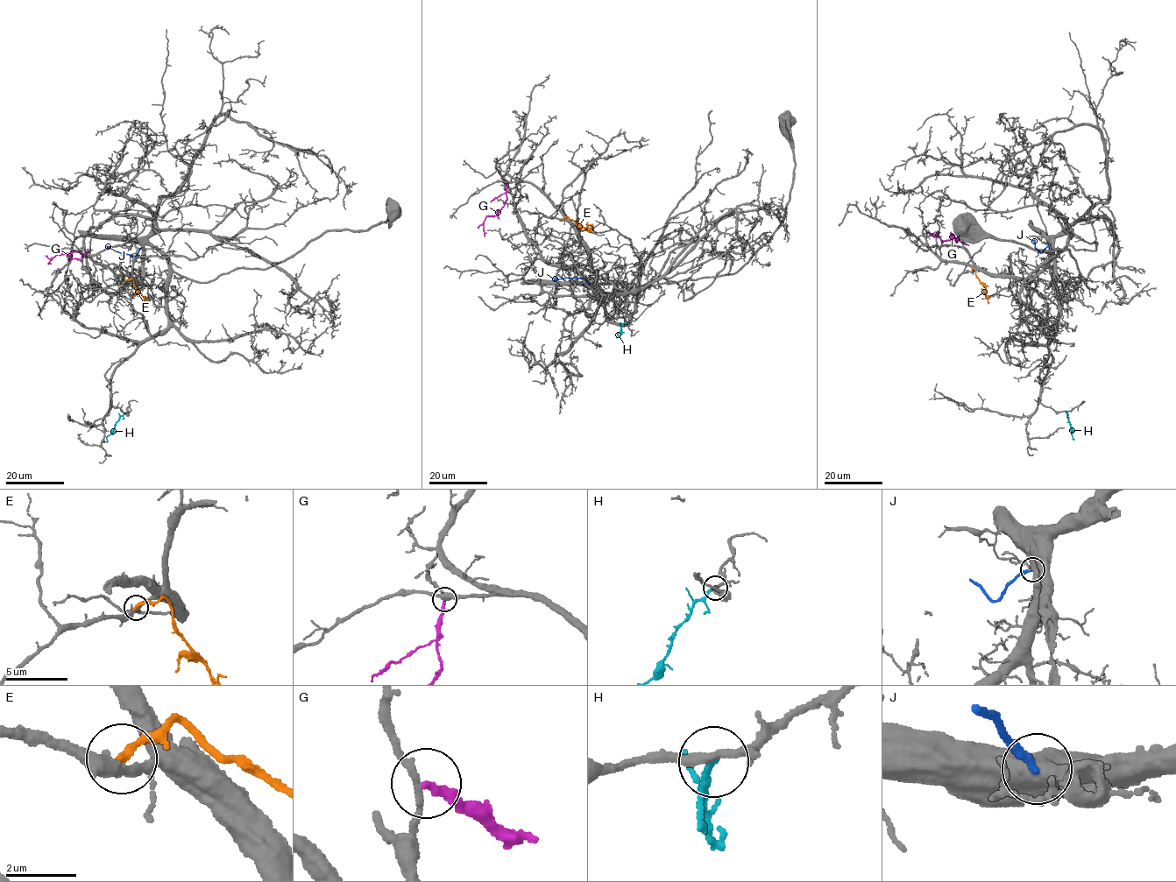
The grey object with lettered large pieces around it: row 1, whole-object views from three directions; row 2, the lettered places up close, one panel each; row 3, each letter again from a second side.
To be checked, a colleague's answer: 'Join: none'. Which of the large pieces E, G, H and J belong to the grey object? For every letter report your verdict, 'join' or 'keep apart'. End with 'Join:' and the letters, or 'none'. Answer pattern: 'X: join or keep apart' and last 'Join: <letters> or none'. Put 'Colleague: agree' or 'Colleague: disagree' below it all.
E: keep apart
G: keep apart
H: keep apart
J: keep apart
Join: none
Colleague: agree

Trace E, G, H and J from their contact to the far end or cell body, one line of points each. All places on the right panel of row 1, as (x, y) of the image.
E: (973, 271), (985, 286), (988, 303)
G: (927, 232), (942, 241), (951, 240), (952, 235), (968, 245)
H: (1068, 412), (1073, 439)
J: (1050, 245), (1041, 252), (1031, 239)

